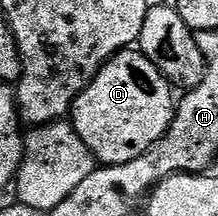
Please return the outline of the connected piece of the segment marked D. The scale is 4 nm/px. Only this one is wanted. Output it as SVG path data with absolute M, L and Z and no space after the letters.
M137 49L116 53L95 73L74 103L73 127L102 165L120 165L146 154L174 120L176 91Z

